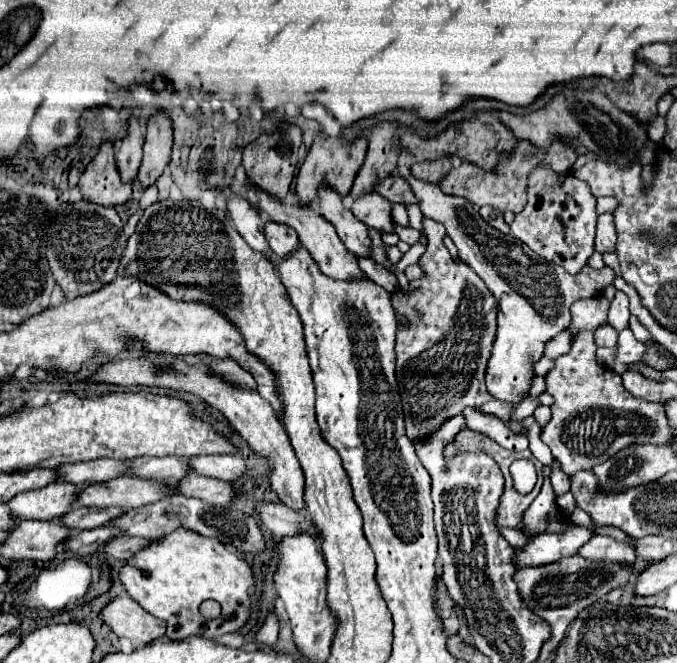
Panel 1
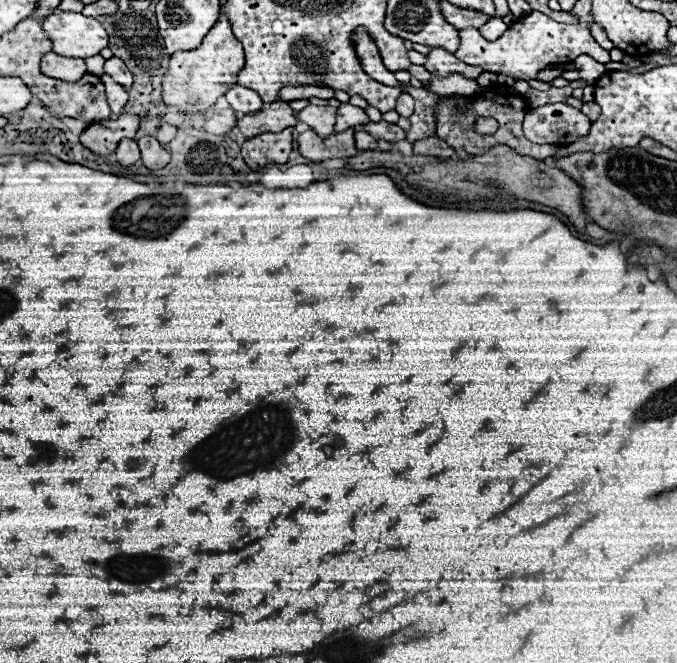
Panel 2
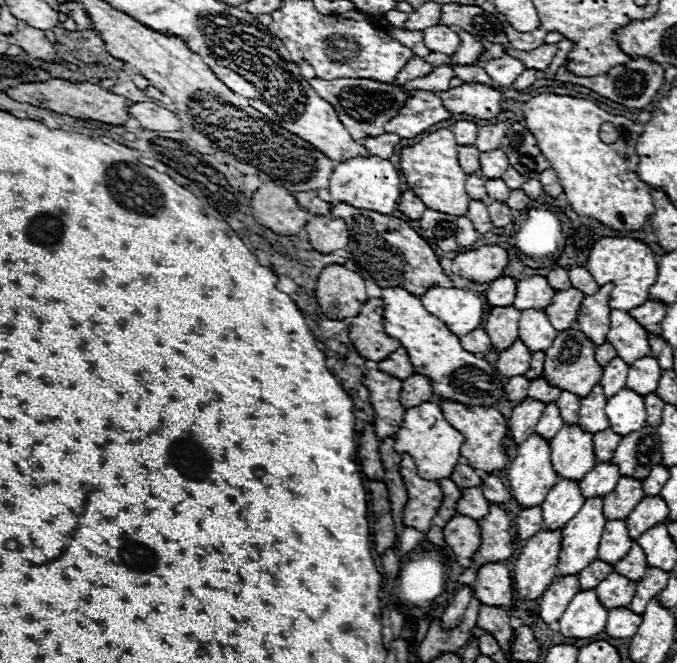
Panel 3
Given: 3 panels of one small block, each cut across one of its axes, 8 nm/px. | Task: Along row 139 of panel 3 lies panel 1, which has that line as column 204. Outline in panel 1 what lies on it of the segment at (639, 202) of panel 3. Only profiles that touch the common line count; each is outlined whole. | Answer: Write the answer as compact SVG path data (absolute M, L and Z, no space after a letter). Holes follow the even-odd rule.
M176 528L164 538L138 550L128 562L124 562L118 580L144 610L166 622L166 638L170 640L184 640L188 636L214 638L236 632L250 614L248 588L254 584L250 566L220 540L186 528ZM208 598L222 606L220 618L210 622L198 612L198 606Z

